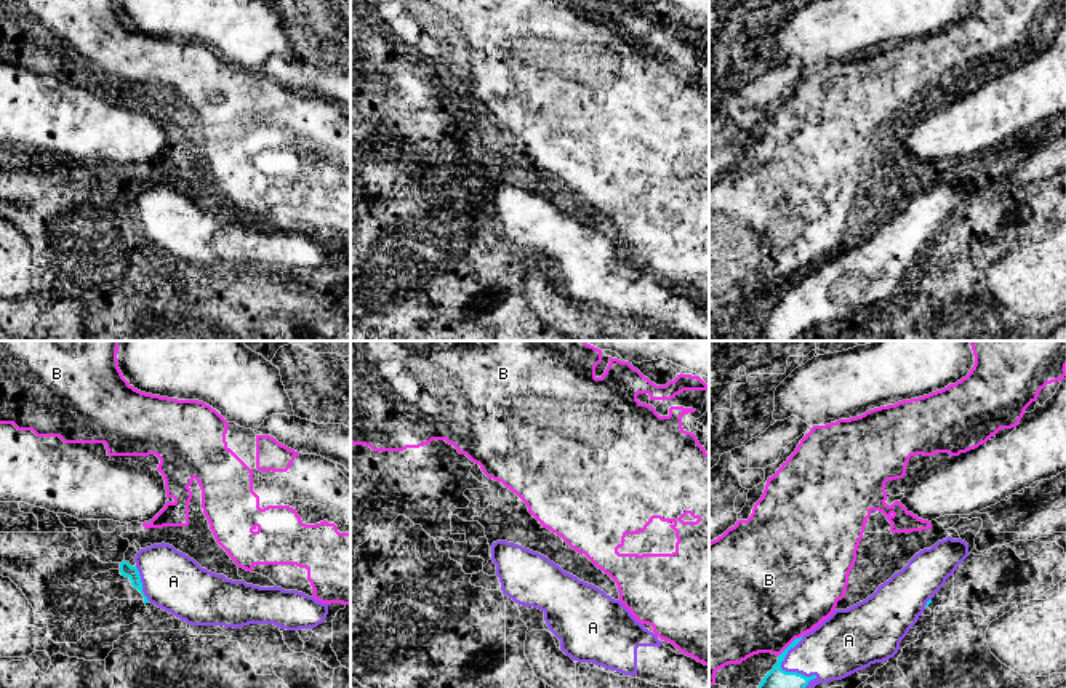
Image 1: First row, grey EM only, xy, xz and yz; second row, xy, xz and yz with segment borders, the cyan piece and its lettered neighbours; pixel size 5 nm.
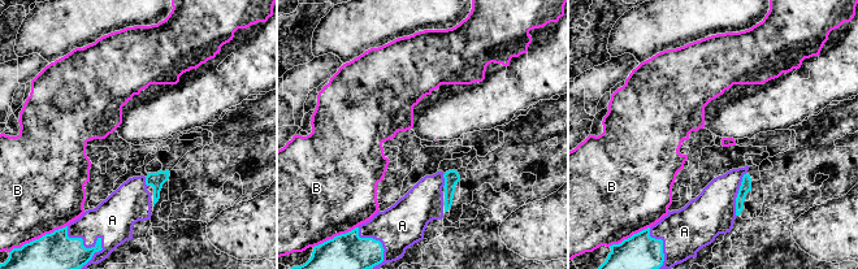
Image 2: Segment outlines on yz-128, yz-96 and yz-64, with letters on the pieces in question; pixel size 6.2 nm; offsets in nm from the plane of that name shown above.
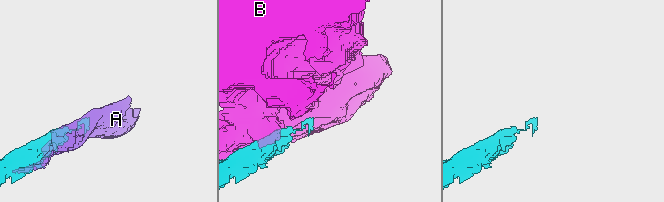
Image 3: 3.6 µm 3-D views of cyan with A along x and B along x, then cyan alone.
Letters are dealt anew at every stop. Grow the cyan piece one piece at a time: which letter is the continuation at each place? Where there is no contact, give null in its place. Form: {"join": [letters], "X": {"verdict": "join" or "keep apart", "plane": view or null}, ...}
{"join": ["A"], "A": {"verdict": "join", "plane": "yz"}, "B": {"verdict": "keep apart", "plane": "yz"}}

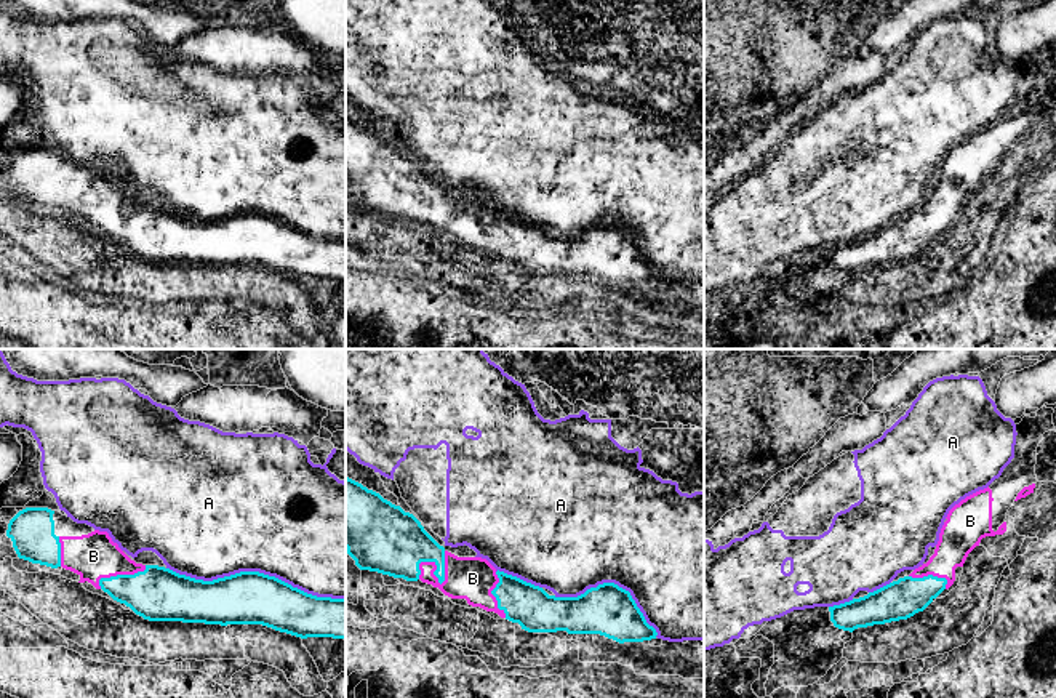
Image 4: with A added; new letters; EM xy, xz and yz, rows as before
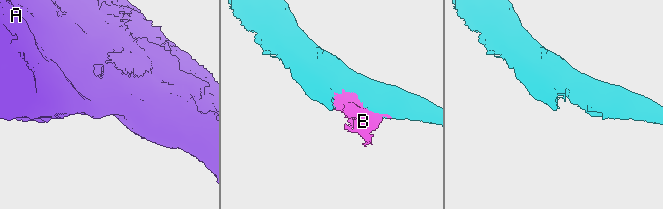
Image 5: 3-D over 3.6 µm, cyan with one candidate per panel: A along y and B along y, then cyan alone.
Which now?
{"join": ["B"], "A": {"verdict": "keep apart", "plane": "xy"}, "B": {"verdict": "join", "plane": "xz"}}

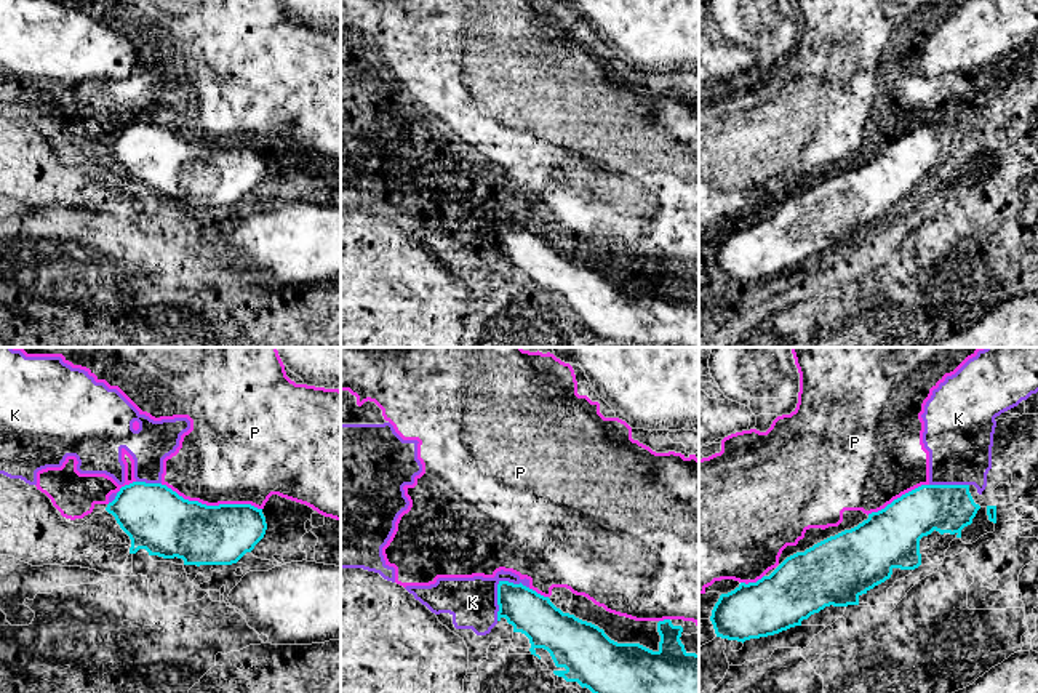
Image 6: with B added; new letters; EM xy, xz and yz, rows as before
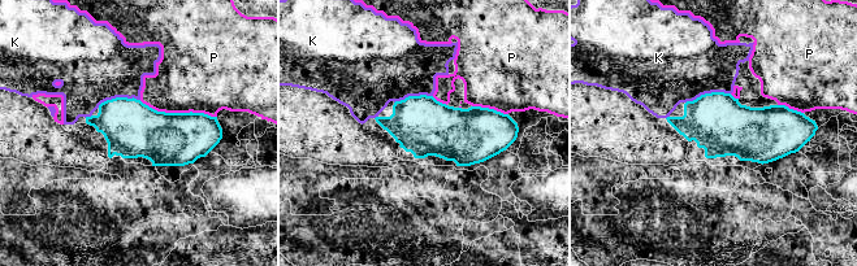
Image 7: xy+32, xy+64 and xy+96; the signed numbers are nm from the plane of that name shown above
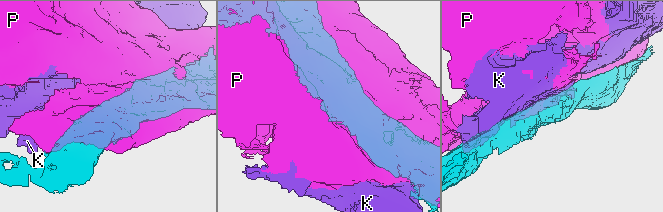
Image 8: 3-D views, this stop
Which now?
{"join": [], "K": {"verdict": "keep apart", "plane": "xz"}, "P": {"verdict": "keep apart", "plane": "xy"}}

